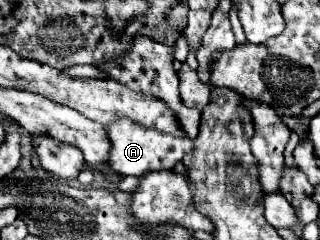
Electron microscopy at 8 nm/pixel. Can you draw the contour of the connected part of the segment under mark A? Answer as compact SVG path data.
M117 120L107 126L109 140L111 140L111 168L121 176L143 176L145 172L159 172L159 170L173 170L177 162L183 160L185 154L193 152L193 140L185 136L163 136L155 130L145 130L141 126L131 124L129 120Z

